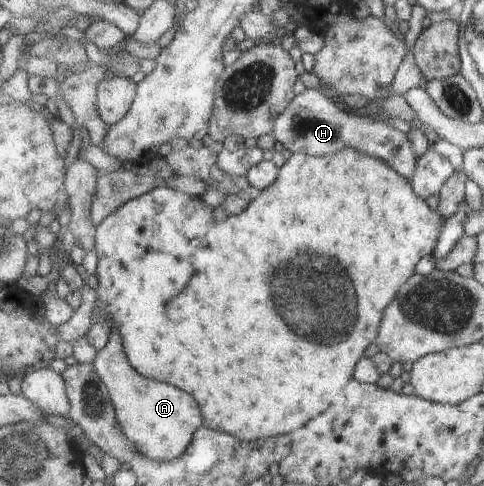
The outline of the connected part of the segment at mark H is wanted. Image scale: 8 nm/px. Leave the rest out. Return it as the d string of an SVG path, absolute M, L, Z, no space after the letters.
M306 89L296 96L296 100L276 122L273 134L292 153L307 153L314 157L336 155L347 149L357 149L365 154L383 159L397 169L405 178L413 182L420 165L420 156L413 146L410 135L385 121L359 116L346 108L341 108L324 93Z

